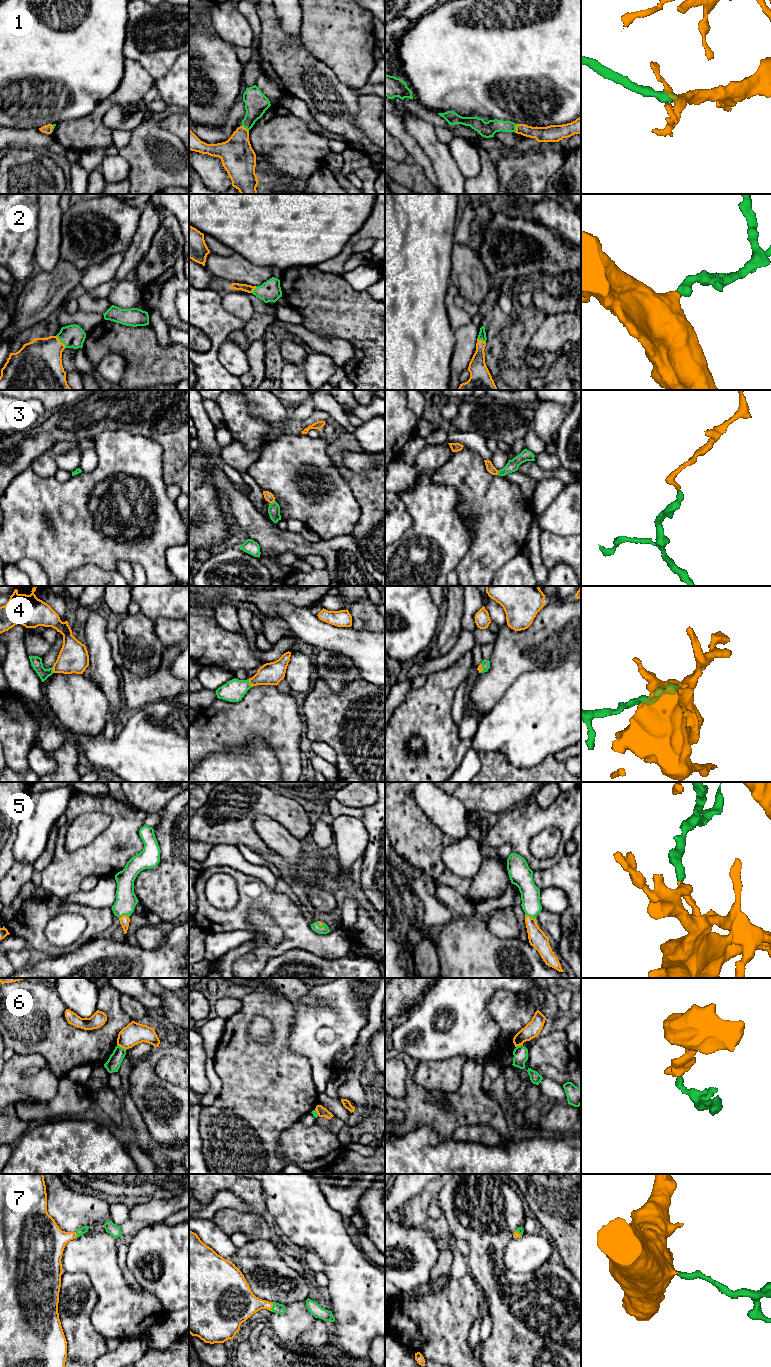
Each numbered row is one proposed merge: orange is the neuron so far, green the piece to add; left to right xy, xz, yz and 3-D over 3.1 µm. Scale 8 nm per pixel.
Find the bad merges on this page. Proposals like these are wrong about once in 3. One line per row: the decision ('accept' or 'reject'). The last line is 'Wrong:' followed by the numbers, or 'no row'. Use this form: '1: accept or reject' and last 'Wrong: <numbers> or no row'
1: accept
2: accept
3: accept
4: accept
5: accept
6: reject
7: accept
Wrong: 6

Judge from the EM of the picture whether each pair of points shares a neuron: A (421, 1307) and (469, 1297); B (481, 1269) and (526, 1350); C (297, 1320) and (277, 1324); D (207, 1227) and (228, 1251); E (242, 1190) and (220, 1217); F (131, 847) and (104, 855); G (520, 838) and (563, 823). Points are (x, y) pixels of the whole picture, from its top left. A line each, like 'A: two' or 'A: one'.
A: one
B: one
C: one
D: one
E: one
F: one
G: one

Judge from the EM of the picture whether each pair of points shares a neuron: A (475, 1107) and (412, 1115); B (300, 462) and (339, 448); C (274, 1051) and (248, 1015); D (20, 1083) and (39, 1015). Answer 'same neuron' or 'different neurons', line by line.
A: same neuron
B: different neurons
C: same neuron
D: different neurons

